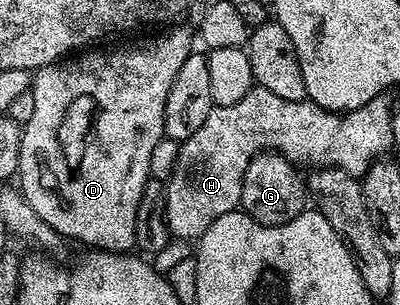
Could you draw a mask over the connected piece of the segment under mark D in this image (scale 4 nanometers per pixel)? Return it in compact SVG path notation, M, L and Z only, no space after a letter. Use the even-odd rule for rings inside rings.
M173 29L170 33L161 33L158 37L149 37L146 41L137 41L134 45L121 45L118 49L97 49L81 51L68 59L62 59L52 65L45 65L36 70L31 77L31 96L33 110L29 118L24 121L21 130L21 146L17 160L17 173L21 182L21 193L31 203L35 215L43 219L62 239L69 237L73 241L82 241L85 247L96 247L106 253L127 253L136 246L135 215L139 207L139 199L143 199L145 185L150 181L149 168L151 167L151 151L165 137L165 108L167 95L171 95L171 83L175 83L175 75L179 75L179 67L187 63L189 54L195 45L195 37L185 29Z

